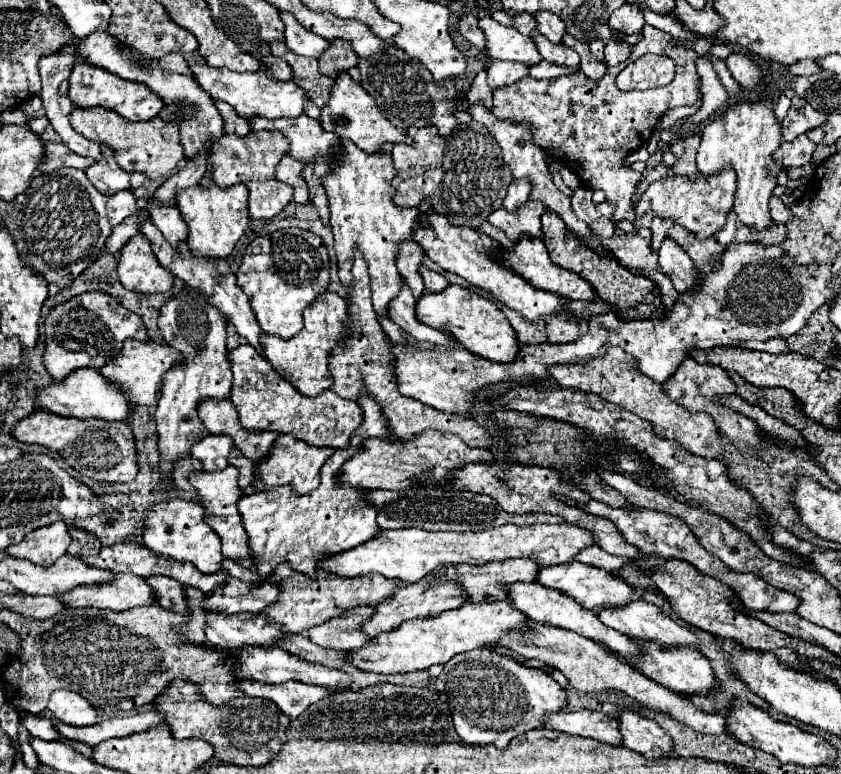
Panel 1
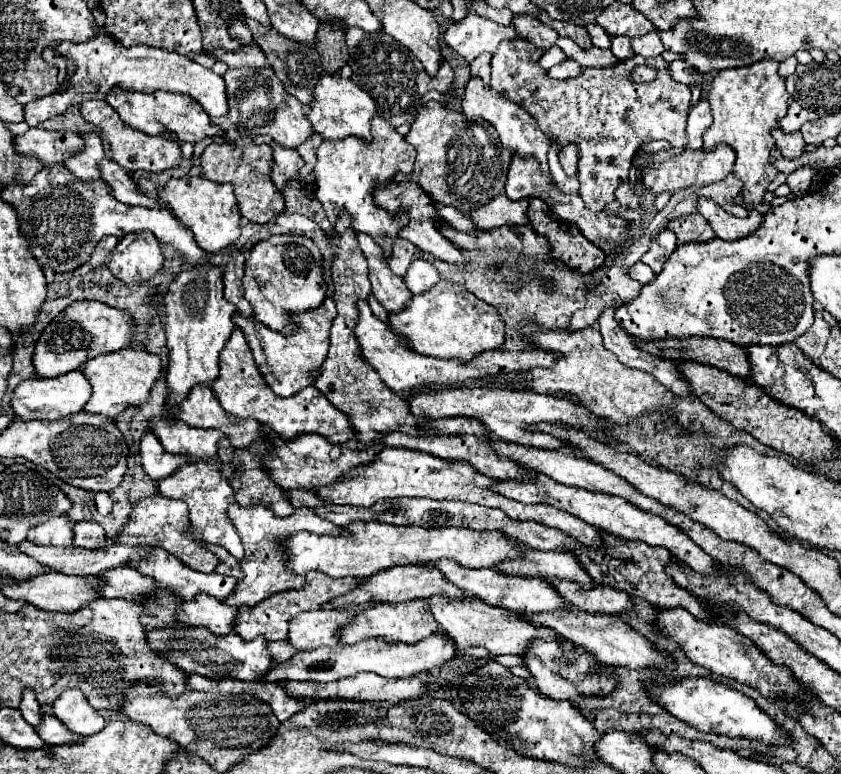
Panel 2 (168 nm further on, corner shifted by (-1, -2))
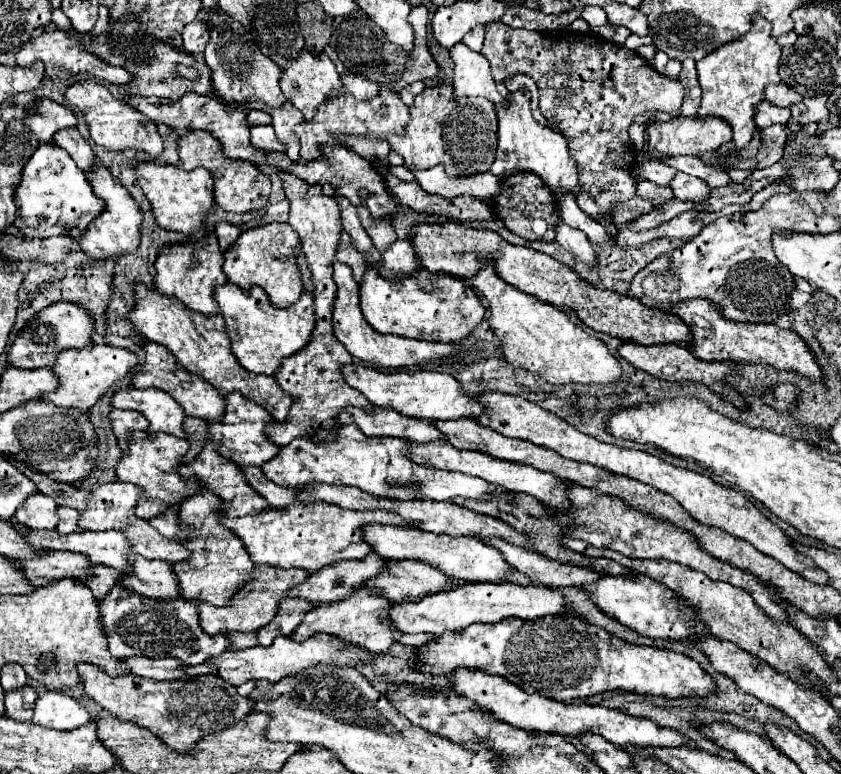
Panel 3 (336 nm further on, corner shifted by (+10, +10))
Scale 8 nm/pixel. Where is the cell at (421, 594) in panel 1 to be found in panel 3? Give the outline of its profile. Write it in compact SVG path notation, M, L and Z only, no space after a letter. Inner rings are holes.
M358 591L352 597L338 601L338 603L328 603L328 605L316 605L306 613L302 619L300 627L290 635L294 641L306 641L308 637L316 633L326 633L338 637L346 645L356 645L362 647L370 653L384 653L388 647L402 637L402 633L390 629L390 621L386 621L386 609L390 607L390 601L386 601L380 595L370 595L368 591Z

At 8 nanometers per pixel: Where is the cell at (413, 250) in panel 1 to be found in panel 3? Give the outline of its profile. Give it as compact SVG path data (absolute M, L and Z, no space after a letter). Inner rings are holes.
M364 205L358 207L358 217L360 217L362 227L370 235L370 239L372 239L372 243L374 243L374 247L378 251L382 251L382 249L386 249L386 247L390 247L394 243L396 233L394 233L394 227L392 227L392 223L390 223L388 217L374 219Z

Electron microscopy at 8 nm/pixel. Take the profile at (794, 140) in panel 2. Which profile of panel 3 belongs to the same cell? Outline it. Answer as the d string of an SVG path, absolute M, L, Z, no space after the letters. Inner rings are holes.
M762 101L760 105L756 105L754 123L758 129L766 129L774 123L788 123L788 119L790 119L790 109L786 107L778 107L768 101Z

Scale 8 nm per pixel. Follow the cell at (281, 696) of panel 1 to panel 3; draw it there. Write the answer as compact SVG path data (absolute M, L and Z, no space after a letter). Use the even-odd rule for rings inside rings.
M130 657L126 659L126 665L130 667L130 671L134 675L140 677L150 677L150 679L158 679L158 681L168 681L168 679L176 679L176 677L186 677L180 671L180 661L170 661L170 657L166 659L146 659L146 657Z

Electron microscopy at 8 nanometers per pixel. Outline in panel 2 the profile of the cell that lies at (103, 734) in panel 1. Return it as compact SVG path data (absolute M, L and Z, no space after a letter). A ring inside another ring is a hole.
M43 715L43 721L37 727L37 733L41 735L43 741L49 741L49 745L73 745L73 743L81 741L81 735L69 731L53 715Z

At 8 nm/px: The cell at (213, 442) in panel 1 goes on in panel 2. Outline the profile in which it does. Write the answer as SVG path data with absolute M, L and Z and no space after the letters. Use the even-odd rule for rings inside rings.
M155 419L153 433L161 439L161 445L171 453L187 455L191 461L209 461L217 457L217 443L223 437L217 429L195 429L181 421L165 423L167 419Z

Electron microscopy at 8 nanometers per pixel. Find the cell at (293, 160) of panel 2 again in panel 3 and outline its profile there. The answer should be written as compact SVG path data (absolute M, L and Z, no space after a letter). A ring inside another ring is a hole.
M272 125L250 127L250 133L252 133L252 145L254 147L264 149L264 151L284 151L284 145L274 135L274 127Z

